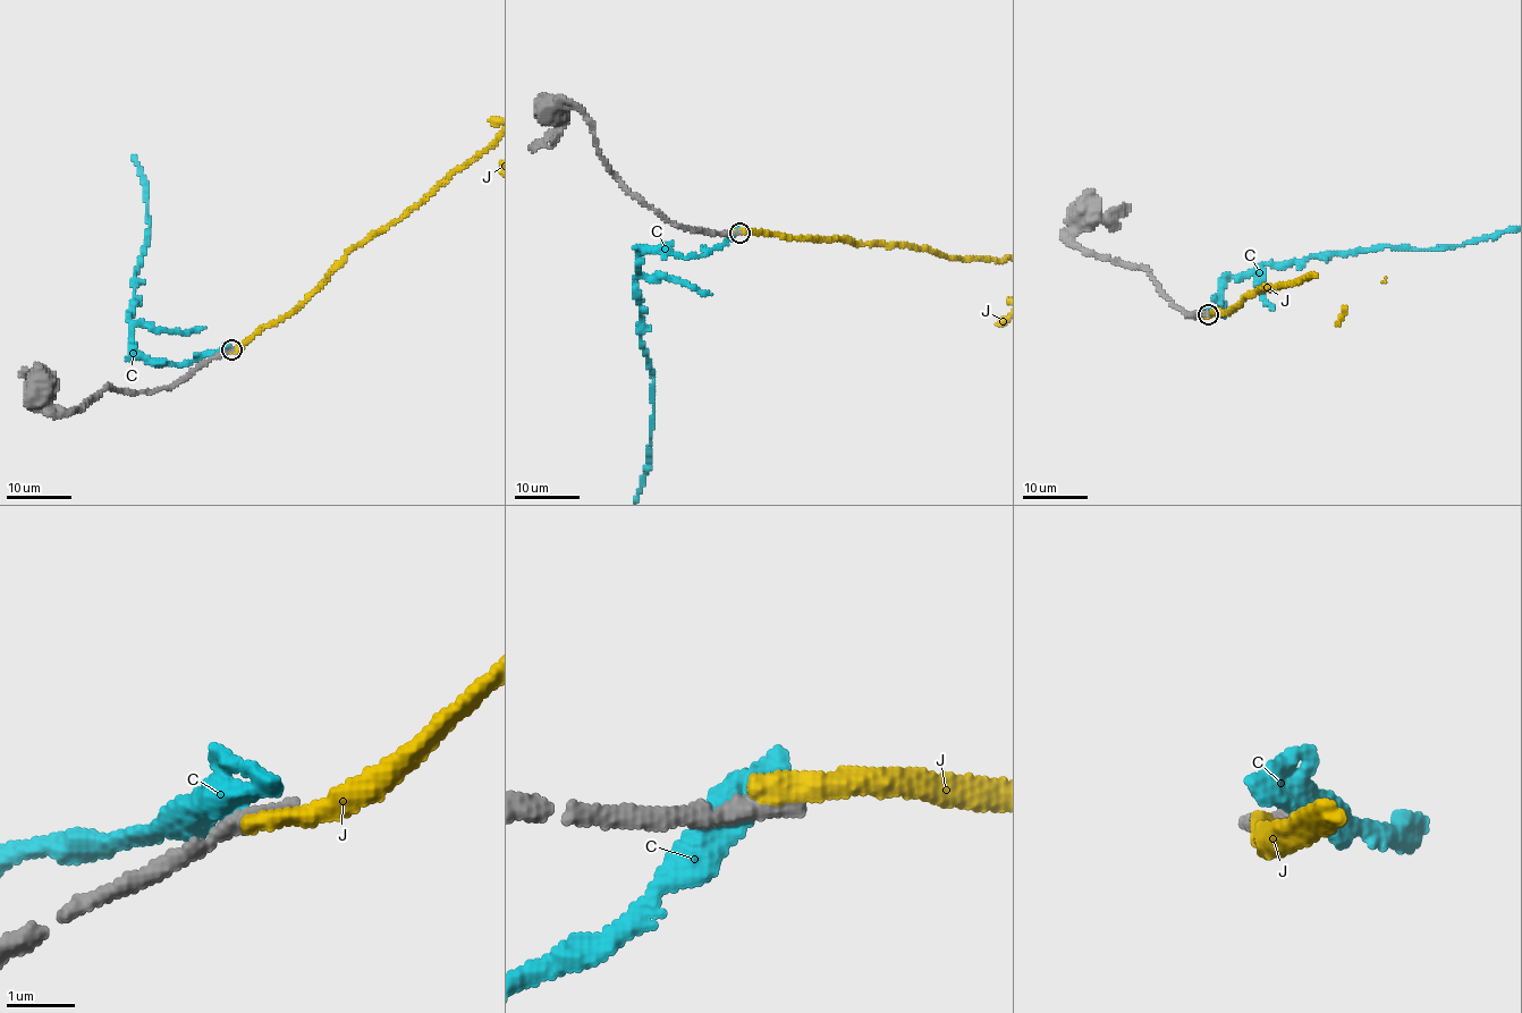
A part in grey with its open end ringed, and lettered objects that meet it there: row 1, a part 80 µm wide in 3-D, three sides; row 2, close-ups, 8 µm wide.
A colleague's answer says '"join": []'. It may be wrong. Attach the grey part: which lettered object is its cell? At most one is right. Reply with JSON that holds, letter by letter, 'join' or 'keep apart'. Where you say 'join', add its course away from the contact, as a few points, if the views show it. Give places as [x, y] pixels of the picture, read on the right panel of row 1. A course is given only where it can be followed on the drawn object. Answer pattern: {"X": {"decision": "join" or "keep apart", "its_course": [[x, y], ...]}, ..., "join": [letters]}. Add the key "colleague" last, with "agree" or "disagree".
{"C": {"decision": "keep apart"}, "J": {"decision": "keep apart"}, "join": [], "colleague": "agree"}

